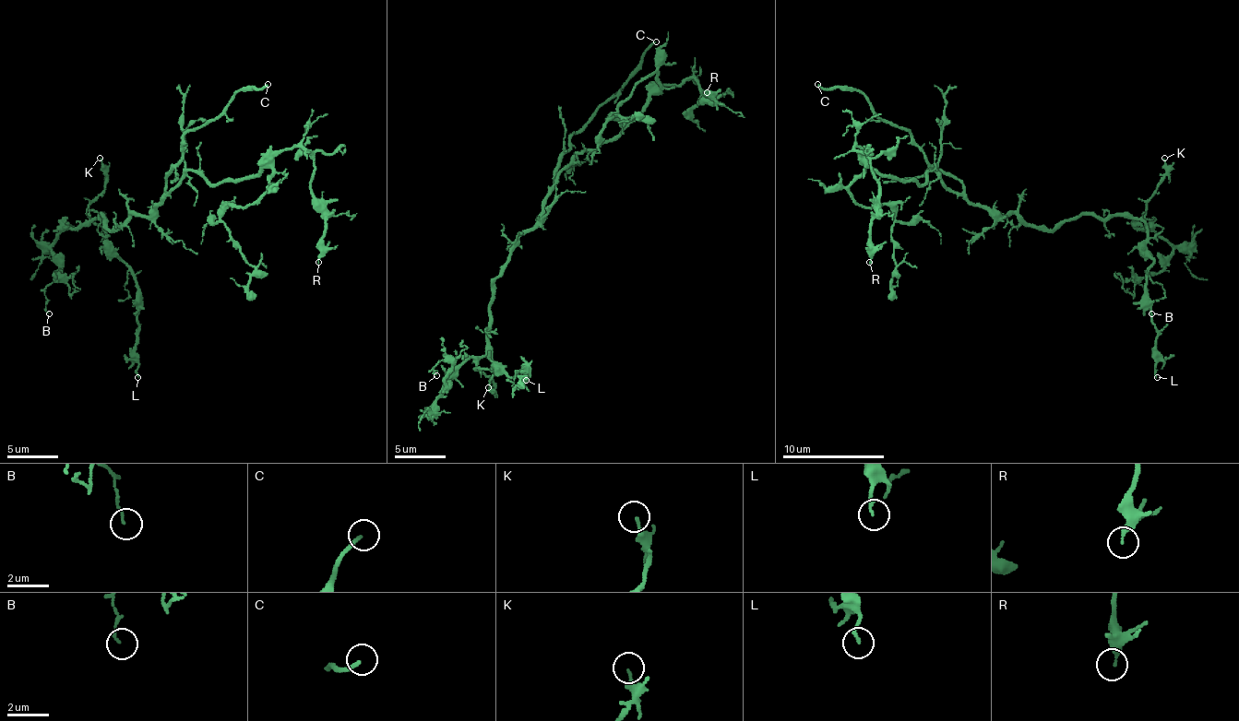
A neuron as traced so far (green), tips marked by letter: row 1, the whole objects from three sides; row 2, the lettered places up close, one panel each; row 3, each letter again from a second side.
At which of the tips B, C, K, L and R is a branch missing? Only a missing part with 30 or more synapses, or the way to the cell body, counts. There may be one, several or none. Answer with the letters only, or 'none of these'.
C

